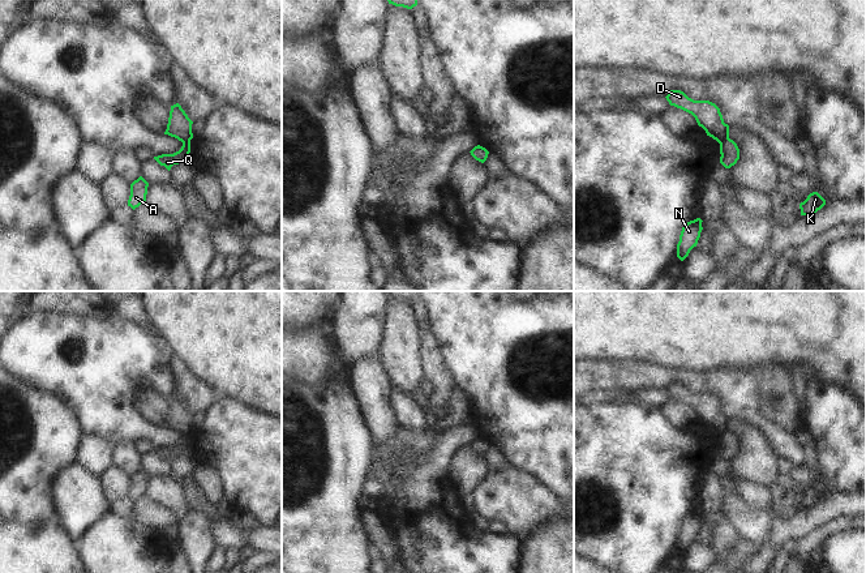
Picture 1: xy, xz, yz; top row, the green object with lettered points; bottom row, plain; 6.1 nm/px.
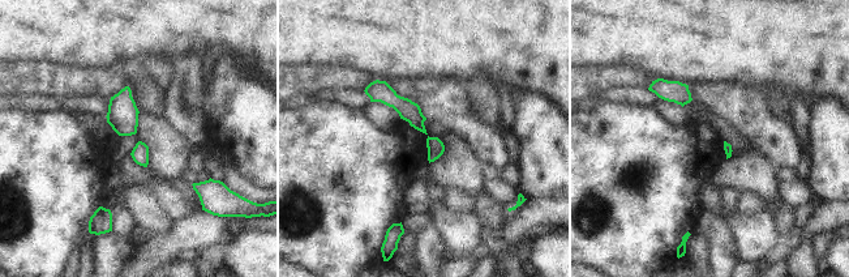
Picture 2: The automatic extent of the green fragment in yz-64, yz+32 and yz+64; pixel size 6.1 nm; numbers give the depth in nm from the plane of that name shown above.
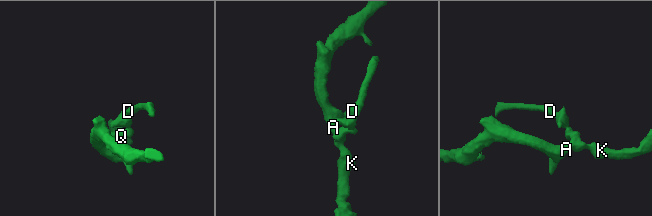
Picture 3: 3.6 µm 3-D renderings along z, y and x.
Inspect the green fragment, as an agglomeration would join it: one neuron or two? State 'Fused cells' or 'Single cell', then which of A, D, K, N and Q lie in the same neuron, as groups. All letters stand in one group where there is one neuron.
Fused cells. Groups: A K N Q / D

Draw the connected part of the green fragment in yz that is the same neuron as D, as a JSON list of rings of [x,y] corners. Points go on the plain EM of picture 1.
[[[670,382],[665,389],[670,398],[691,406],[707,428],[721,436],[729,429],[729,418],[724,415],[720,401],[709,393],[694,393],[681,382]]]

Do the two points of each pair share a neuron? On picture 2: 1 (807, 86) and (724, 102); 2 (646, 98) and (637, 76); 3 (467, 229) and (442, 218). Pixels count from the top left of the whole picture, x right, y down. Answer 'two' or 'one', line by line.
1: two
2: two
3: one

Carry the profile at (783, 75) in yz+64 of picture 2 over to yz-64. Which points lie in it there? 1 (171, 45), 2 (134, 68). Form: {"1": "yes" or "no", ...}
{"1": "yes", "2": "no"}

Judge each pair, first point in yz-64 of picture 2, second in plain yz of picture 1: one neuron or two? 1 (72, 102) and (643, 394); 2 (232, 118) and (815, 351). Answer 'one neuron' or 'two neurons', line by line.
1: one neuron
2: two neurons

